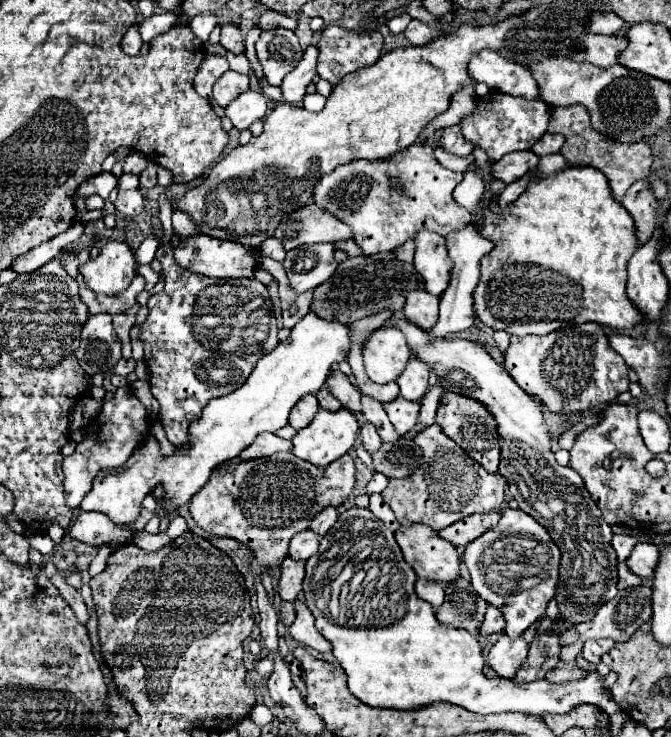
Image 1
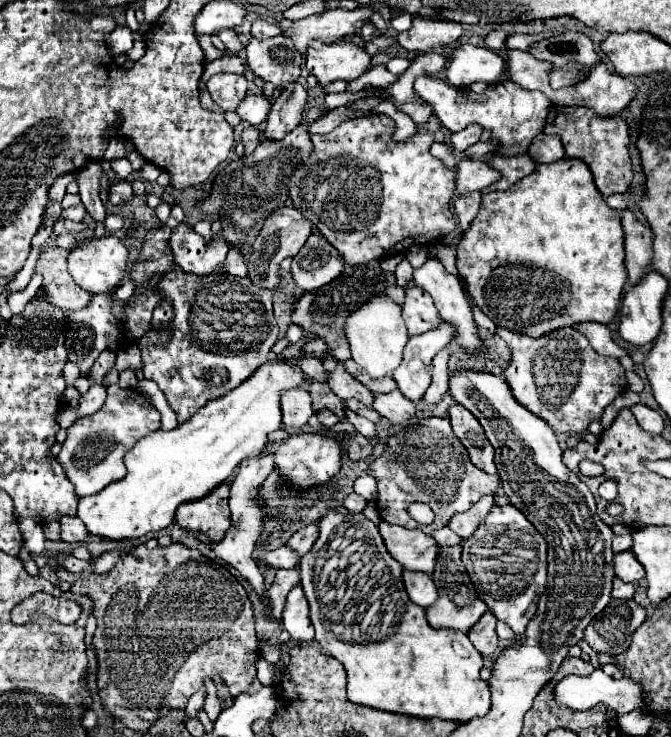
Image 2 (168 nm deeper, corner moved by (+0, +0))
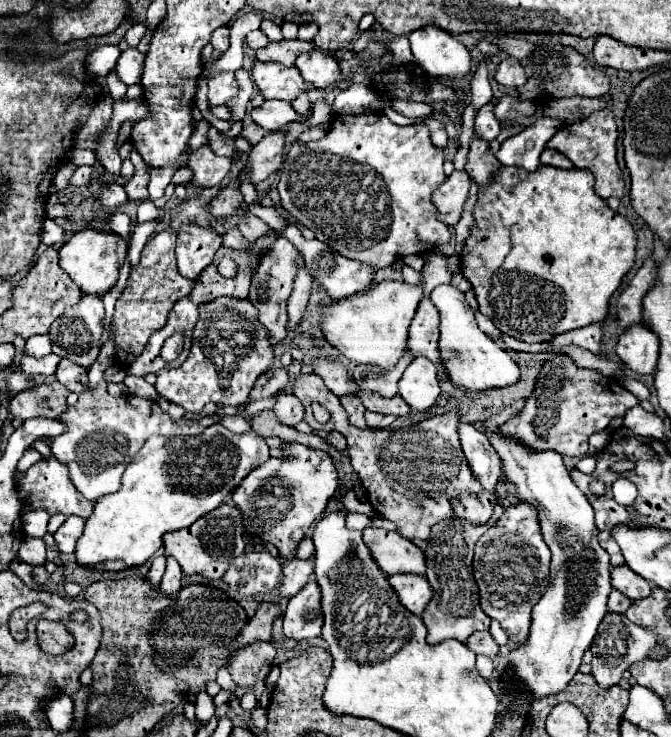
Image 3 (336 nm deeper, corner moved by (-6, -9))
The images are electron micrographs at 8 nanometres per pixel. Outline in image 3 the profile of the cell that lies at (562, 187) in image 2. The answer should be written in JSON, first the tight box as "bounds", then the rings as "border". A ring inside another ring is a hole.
{"bounds":[460,166,636,344],"border":[[[512,166],[502,168],[500,172],[496,172],[496,180],[488,188],[480,188],[478,202],[474,206],[474,218],[478,224],[472,230],[470,238],[466,240],[464,252],[460,254],[460,270],[462,270],[464,278],[472,284],[474,292],[478,294],[480,312],[484,316],[488,316],[500,328],[500,332],[504,332],[512,338],[518,338],[522,342],[530,342],[530,344],[532,342],[550,342],[558,334],[564,334],[564,332],[570,332],[576,328],[584,328],[588,324],[600,324],[608,318],[610,298],[622,284],[622,278],[634,266],[636,234],[624,216],[612,212],[608,208],[608,204],[600,196],[596,196],[594,176],[588,170],[584,170],[584,168],[582,170],[580,168],[560,170],[560,168],[552,168],[552,166],[540,166],[536,172],[524,172],[522,168],[512,168]]]}

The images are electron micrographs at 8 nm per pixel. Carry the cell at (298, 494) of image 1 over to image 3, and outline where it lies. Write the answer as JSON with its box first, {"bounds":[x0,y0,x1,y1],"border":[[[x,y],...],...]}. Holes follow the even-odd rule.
{"bounds":[164,504,246,578],"border":[[[220,504],[216,512],[208,512],[208,516],[196,520],[196,524],[168,532],[164,536],[166,556],[174,556],[182,568],[182,574],[202,574],[206,578],[222,578],[228,570],[228,564],[240,556],[246,548],[246,540],[242,536],[242,520],[240,510],[234,504]]]}

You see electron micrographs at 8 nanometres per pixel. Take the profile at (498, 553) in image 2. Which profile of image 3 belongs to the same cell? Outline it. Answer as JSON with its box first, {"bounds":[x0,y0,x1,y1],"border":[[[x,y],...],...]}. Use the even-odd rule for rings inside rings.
{"bounds":[472,502,548,642],"border":[[[518,502],[504,510],[504,514],[488,528],[476,542],[472,572],[480,590],[480,606],[498,620],[512,642],[526,642],[530,630],[530,610],[548,588],[548,546],[542,540],[536,510]]]}

